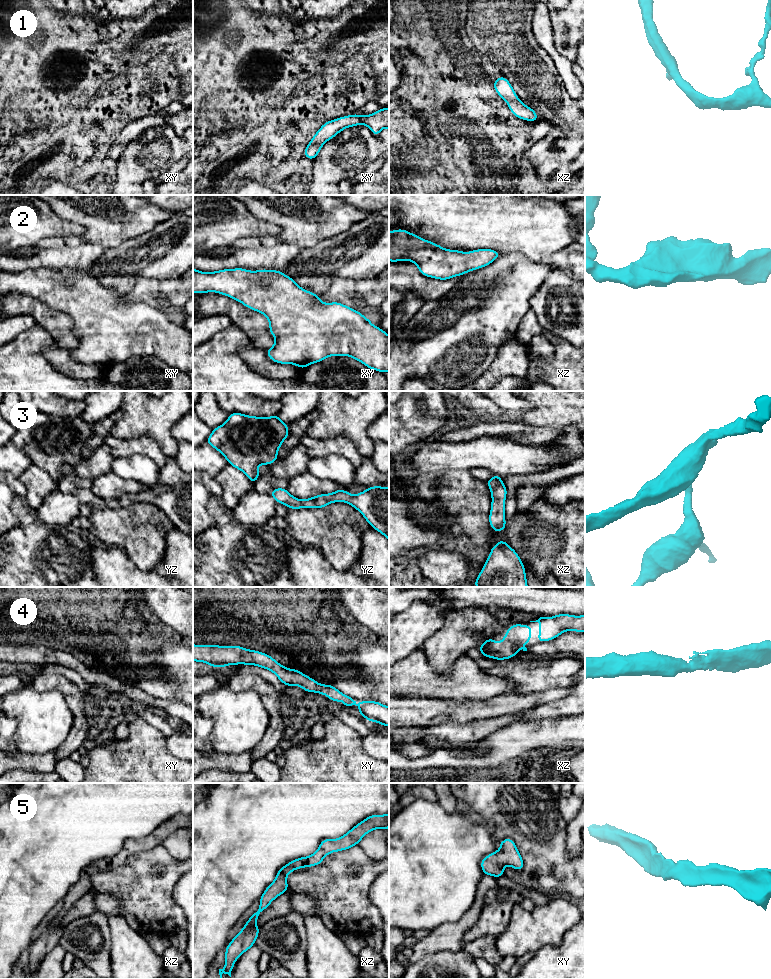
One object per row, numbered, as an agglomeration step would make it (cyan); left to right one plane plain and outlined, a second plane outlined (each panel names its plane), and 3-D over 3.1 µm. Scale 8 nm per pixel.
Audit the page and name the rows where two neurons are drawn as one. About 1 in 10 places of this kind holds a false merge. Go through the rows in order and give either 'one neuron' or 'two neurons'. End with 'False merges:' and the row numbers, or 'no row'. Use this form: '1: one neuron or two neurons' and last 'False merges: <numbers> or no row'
1: one neuron
2: one neuron
3: one neuron
4: one neuron
5: one neuron
False merges: no row

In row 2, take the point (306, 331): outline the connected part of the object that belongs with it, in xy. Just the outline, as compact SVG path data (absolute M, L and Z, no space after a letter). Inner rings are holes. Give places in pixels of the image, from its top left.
M193 268L193 293L208 292L226 295L268 319L275 343L266 353L273 362L304 369L329 356L349 356L369 369L389 372L389 335L383 329L342 303L323 303L317 294L303 289L281 271L234 268L202 272Z

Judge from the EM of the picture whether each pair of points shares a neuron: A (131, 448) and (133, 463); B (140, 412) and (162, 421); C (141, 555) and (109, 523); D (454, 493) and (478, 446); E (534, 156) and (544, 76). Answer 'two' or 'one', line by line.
A: two
B: one
C: one
D: two
E: two

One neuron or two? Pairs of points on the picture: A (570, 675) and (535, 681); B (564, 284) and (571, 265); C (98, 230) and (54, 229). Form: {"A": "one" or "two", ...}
{"A": "one", "B": "two", "C": "two"}

